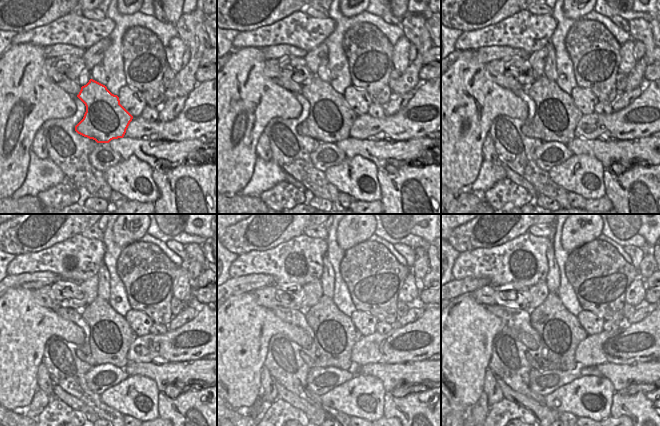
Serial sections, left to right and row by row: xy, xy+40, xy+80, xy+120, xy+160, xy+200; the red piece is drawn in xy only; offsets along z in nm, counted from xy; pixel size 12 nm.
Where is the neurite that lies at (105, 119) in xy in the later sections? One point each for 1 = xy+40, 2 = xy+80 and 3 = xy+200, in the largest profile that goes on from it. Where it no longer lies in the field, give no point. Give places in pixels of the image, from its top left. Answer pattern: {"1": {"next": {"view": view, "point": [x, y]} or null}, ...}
{"1": {"next": {"view": "xy+40", "point": [330, 119]}}, "2": {"next": {"view": "xy+80", "point": [556, 116]}}, "3": {"next": {"view": "xy+200", "point": [560, 332]}}}

